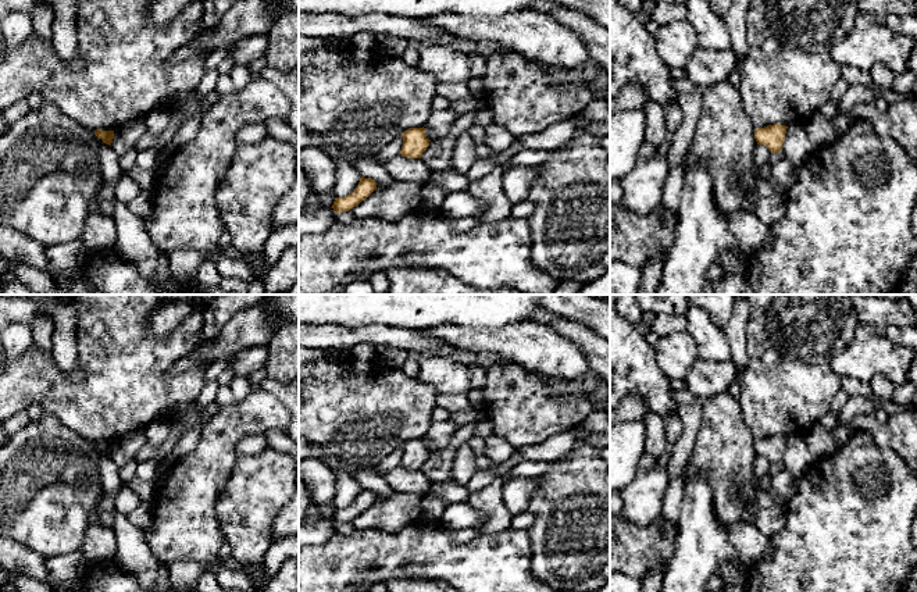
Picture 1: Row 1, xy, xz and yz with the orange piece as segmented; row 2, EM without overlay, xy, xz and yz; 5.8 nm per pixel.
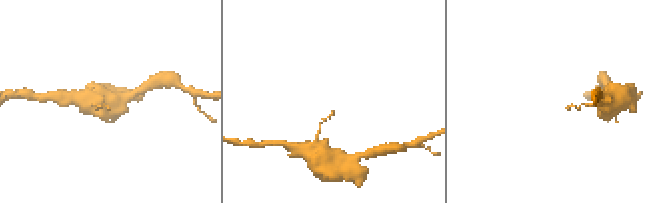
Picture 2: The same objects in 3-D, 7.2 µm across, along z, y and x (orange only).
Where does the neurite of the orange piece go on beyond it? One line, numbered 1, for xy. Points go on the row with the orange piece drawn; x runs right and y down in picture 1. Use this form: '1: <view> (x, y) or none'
1: none

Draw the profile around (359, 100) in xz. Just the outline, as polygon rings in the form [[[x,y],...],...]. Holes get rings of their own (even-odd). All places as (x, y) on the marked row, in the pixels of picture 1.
[[[350,43],[340,49],[317,47],[299,51],[299,125],[325,140],[325,154],[356,161],[374,157],[395,138],[410,128],[425,126],[432,114],[436,82],[431,74],[406,64],[402,57],[385,56],[374,50],[360,50]]]

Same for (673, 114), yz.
[[[674,104],[674,106],[670,106],[667,108],[664,108],[666,111],[666,124],[667,126],[670,128],[671,131],[671,135],[670,138],[663,142],[659,147],[657,147],[657,151],[661,154],[661,156],[667,156],[670,149],[671,149],[671,142],[672,142],[672,133],[674,131],[681,125],[682,122],[682,113],[678,107],[678,104]]]

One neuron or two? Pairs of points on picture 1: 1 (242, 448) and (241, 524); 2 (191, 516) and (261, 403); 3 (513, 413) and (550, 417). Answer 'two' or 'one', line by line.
1: two
2: one
3: one

